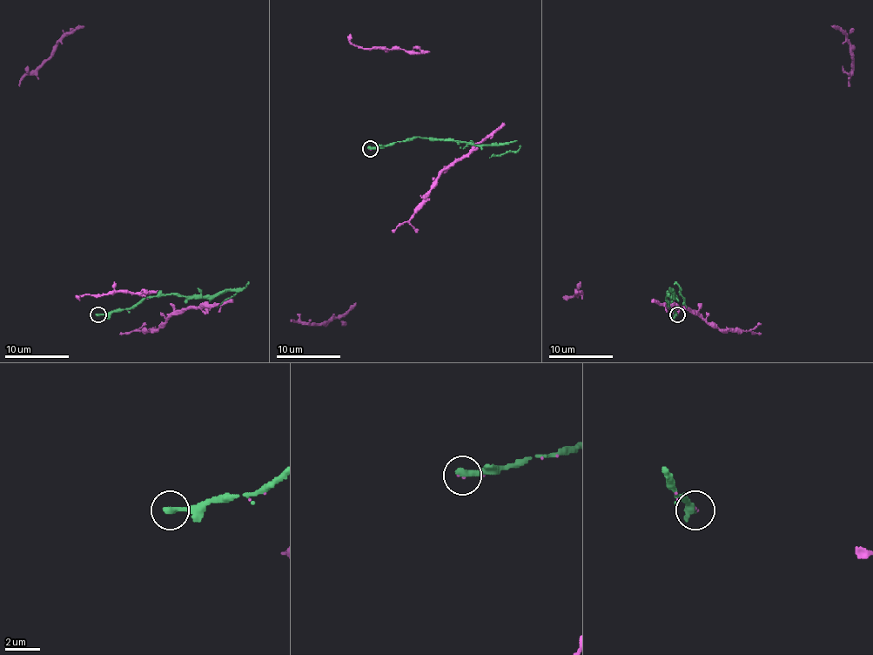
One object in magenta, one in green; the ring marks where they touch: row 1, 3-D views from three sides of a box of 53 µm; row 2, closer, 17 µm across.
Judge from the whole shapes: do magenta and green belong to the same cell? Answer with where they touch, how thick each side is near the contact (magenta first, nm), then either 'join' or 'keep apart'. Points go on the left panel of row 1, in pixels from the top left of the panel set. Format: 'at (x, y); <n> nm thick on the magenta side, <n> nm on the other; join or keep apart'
at (98, 314); 100 nm thick on the magenta side, 440 nm on the other; join

